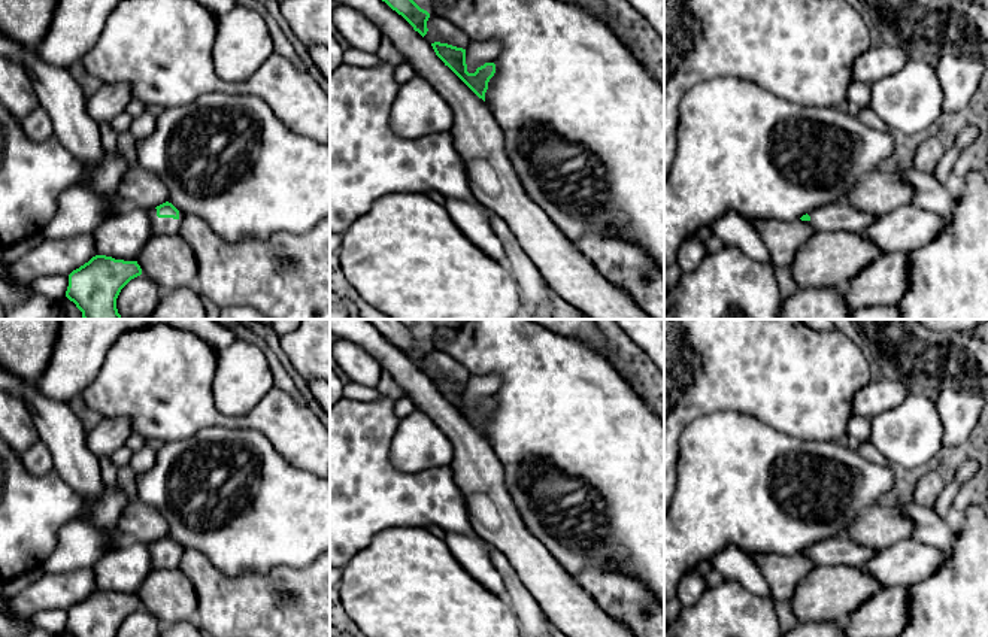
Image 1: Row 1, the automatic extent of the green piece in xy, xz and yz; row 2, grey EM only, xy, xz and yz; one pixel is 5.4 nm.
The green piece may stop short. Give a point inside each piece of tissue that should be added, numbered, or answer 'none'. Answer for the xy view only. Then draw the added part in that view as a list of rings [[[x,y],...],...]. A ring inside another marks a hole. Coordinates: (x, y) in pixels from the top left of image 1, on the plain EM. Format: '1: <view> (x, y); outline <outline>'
none

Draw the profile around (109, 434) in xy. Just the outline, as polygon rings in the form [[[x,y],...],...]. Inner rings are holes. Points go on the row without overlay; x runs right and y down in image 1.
[[[101,418],[101,421],[87,433],[87,446],[97,458],[110,456],[125,445],[131,434],[130,419]]]

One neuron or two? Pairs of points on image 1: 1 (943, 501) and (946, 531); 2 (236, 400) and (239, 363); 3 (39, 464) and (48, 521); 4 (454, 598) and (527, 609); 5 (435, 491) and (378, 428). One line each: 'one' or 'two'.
1: two
2: one
3: two
4: two
5: one

